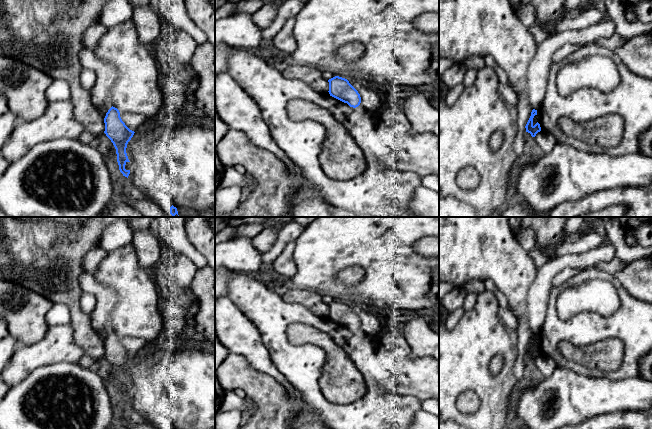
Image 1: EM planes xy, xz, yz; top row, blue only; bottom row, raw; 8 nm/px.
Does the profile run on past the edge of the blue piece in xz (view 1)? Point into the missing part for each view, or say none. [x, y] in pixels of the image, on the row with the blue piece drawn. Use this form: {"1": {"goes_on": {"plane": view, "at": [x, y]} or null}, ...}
{"1": {"goes_on": null}}

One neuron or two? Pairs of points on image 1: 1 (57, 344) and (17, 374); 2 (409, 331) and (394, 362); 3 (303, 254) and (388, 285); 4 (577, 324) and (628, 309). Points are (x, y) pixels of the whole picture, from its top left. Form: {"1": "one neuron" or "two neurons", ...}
{"1": "one neuron", "2": "two neurons", "3": "one neuron", "4": "one neuron"}

